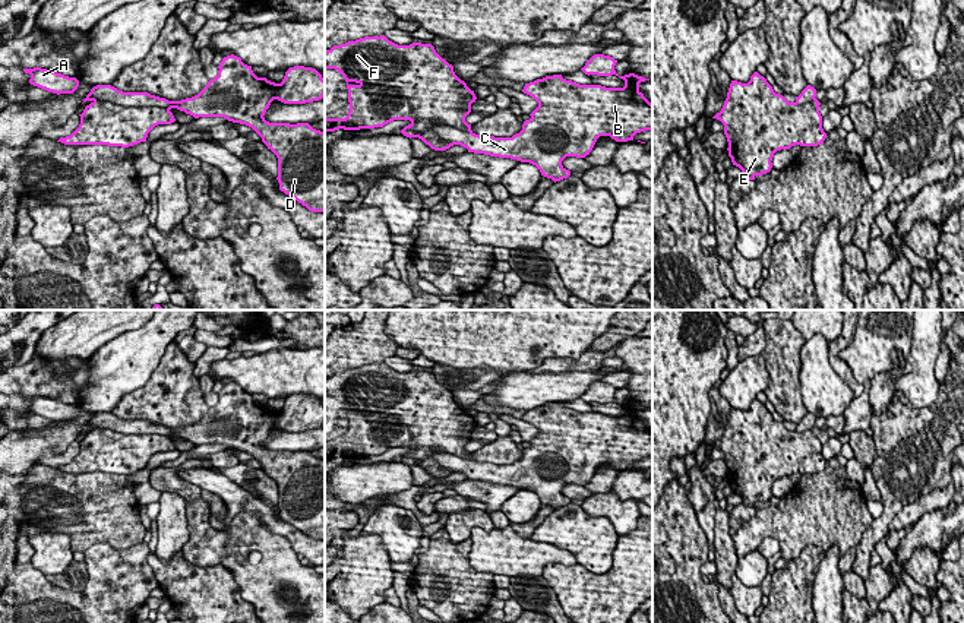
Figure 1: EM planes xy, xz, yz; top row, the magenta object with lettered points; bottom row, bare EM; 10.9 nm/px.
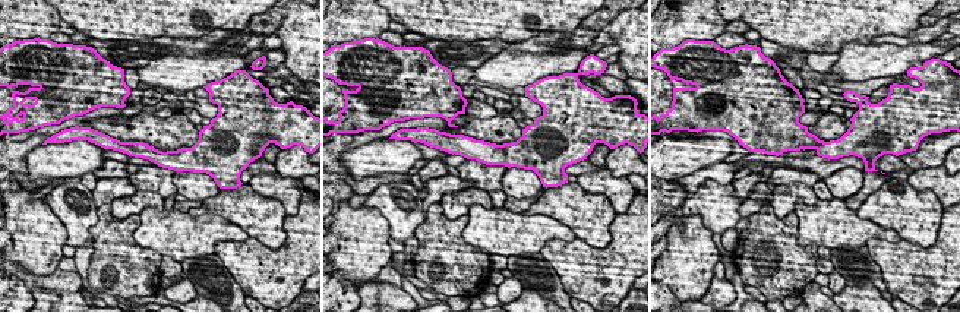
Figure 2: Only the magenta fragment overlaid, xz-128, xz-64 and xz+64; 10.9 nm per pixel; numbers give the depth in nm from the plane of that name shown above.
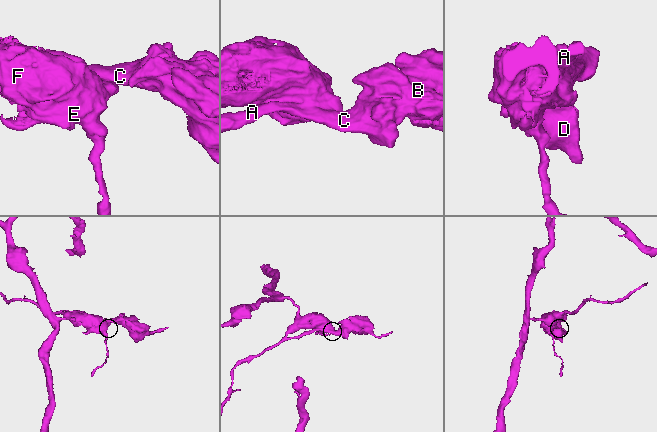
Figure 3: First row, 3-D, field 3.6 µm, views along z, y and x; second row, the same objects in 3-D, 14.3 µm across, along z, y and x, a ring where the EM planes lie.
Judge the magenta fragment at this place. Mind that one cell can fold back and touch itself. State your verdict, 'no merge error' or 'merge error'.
merge error

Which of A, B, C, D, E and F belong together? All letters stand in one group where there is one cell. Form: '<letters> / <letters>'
A B C D / E F

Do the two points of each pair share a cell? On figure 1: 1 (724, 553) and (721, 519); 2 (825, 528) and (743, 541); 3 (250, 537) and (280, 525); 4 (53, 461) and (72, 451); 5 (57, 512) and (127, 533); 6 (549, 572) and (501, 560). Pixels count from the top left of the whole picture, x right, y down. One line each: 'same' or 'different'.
1: same
2: same
3: different
4: same
5: same
6: different

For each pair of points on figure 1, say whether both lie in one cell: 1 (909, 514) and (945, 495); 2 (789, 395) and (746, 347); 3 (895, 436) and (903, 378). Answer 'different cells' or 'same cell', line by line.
1: same cell
2: different cells
3: different cells

